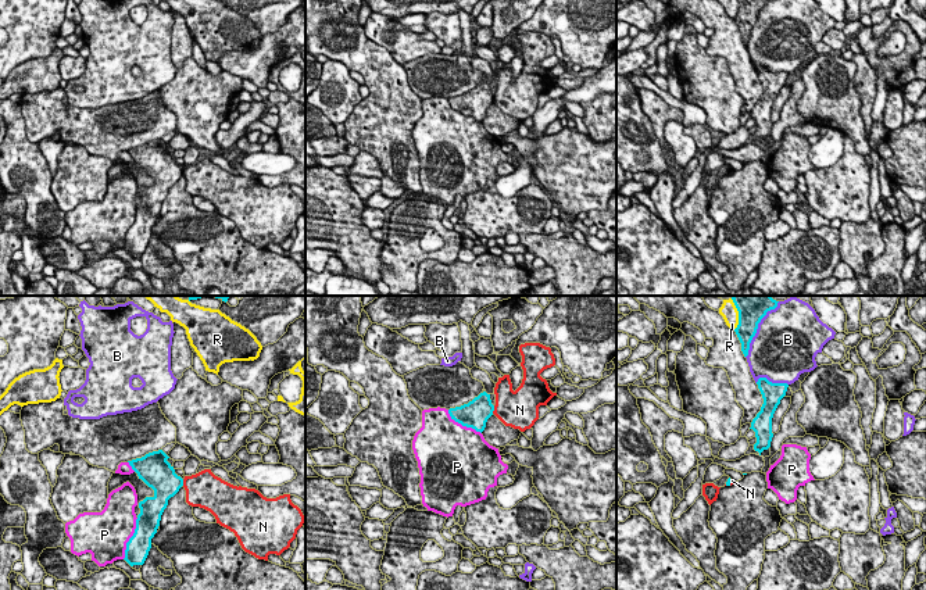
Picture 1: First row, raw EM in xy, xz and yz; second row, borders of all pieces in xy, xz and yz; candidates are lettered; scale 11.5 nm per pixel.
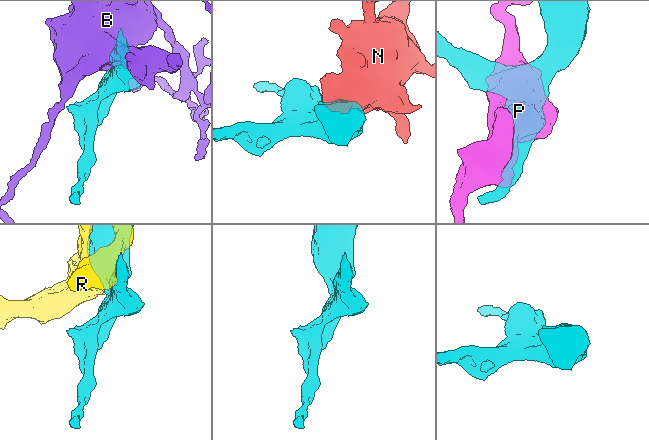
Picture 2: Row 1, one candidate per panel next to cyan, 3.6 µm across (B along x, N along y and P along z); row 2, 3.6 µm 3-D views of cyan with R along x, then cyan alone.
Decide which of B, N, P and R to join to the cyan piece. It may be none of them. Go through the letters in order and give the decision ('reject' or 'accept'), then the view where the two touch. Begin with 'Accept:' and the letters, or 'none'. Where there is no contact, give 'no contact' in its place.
Accept: none
B: reject; contact in yz
N: reject; contact in xz
P: reject; contact in xy
R: reject; contact in yz

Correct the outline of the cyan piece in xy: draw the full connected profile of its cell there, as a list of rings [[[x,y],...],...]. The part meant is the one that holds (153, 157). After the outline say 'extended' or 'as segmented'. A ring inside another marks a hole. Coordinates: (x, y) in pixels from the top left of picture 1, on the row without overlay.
[[[158,139],[128,150],[139,168],[154,179],[153,186],[146,186],[139,192],[140,203],[136,208],[136,218],[126,232],[124,248],[131,255],[144,253],[168,189],[183,175],[183,168],[175,162],[168,147],[162,139]]] | as segmented

